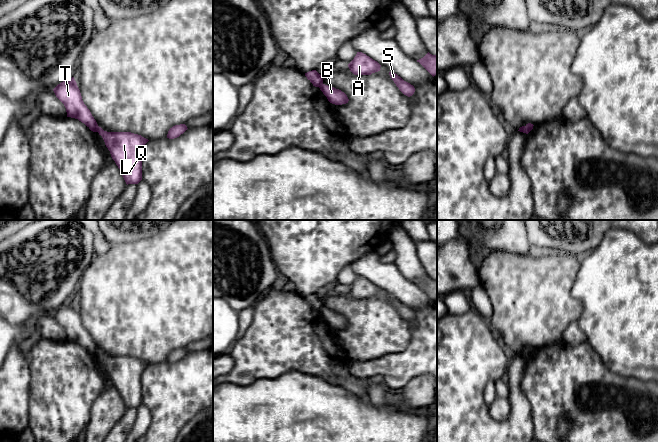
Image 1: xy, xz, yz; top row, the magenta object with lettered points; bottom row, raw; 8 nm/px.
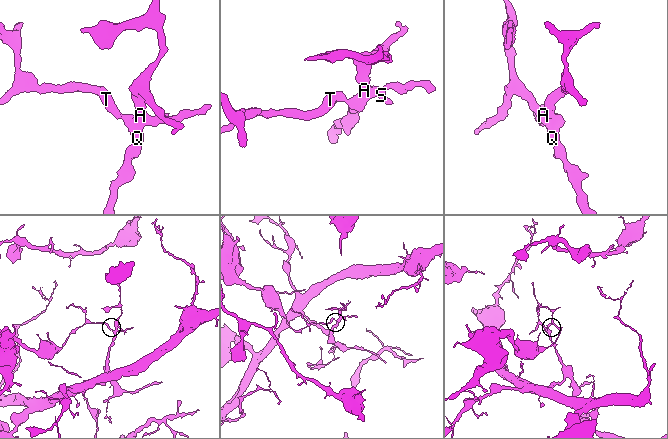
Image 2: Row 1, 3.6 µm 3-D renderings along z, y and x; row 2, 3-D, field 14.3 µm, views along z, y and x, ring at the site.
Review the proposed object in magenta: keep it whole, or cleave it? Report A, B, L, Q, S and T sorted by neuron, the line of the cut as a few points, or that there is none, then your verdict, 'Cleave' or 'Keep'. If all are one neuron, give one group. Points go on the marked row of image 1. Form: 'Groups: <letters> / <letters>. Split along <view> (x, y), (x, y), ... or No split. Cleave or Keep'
Groups: A B L Q S / T. Split along xy (97, 126), (98, 131). Cleave

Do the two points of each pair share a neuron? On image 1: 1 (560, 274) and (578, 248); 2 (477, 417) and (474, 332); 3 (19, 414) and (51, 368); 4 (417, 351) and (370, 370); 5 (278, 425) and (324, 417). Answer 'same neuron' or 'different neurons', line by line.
1: different neurons
2: same neuron
3: different neurons
4: same neuron
5: same neuron

